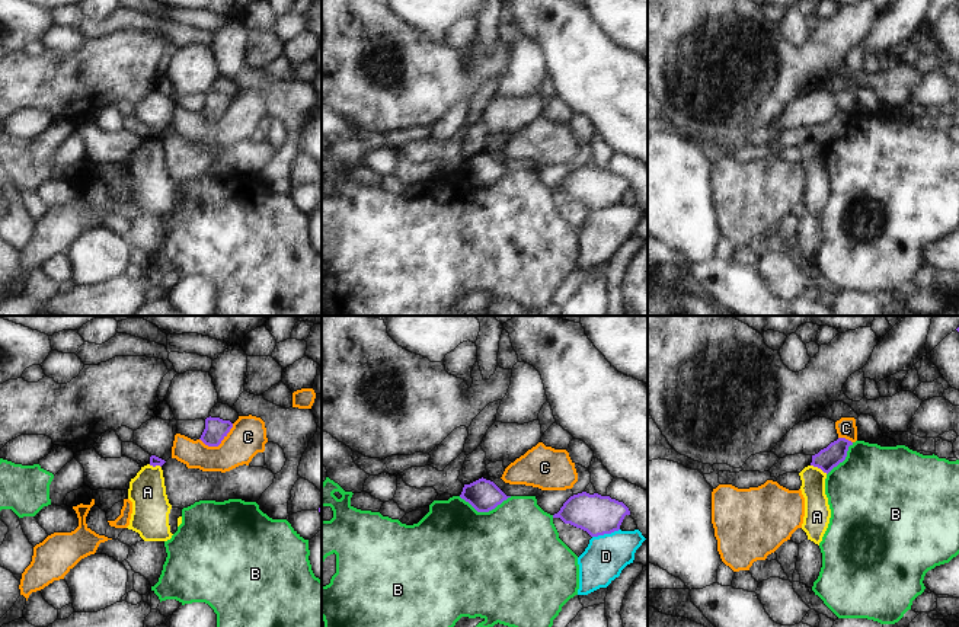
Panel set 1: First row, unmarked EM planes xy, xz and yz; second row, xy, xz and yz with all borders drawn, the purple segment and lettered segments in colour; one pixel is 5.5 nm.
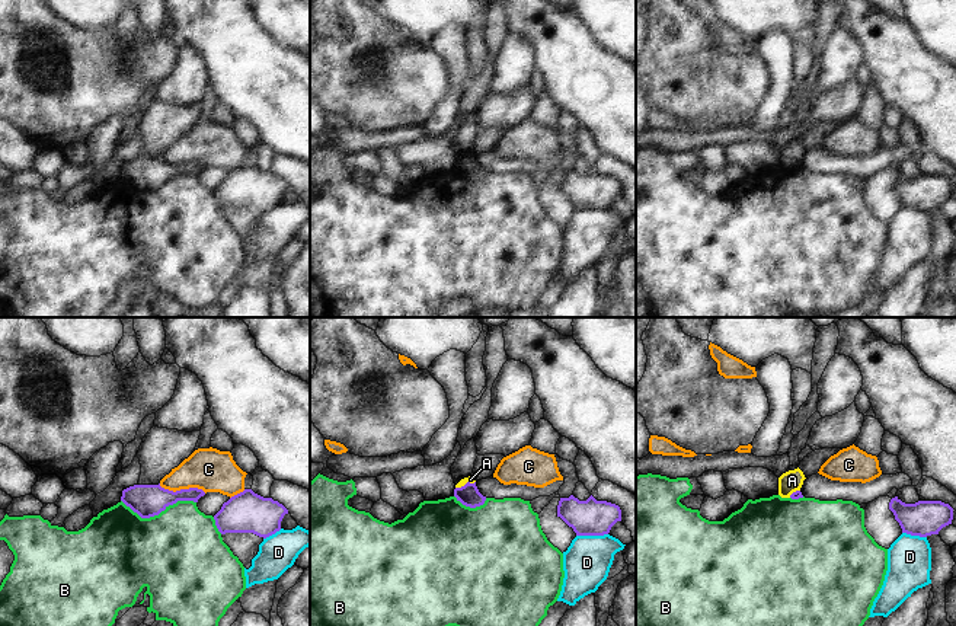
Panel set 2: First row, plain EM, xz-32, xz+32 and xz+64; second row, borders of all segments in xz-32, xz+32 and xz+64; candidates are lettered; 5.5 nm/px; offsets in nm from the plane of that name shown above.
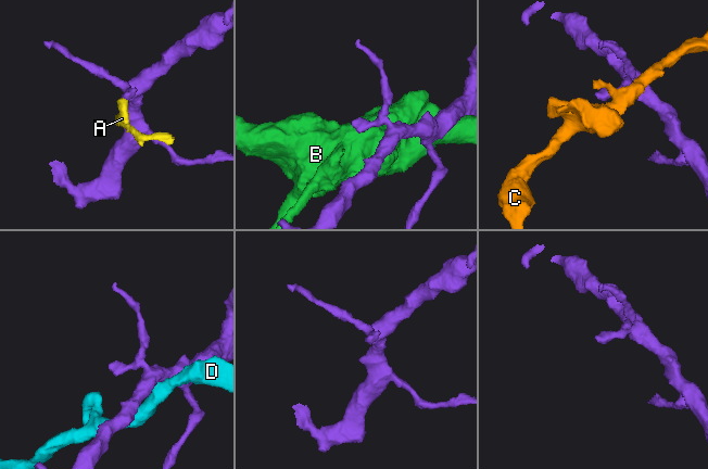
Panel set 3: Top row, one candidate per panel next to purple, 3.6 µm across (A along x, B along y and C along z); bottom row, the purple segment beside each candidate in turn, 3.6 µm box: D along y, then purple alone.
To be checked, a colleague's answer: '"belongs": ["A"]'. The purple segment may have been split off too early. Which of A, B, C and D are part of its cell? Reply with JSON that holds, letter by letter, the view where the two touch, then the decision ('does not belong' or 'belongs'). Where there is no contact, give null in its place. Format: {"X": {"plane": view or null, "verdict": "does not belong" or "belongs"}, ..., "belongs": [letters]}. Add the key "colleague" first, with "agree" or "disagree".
{"colleague": "disagree", "A": {"plane": "yz", "verdict": "does not belong"}, "B": {"plane": "xz", "verdict": "does not belong"}, "C": {"plane": "xy", "verdict": "does not belong"}, "D": {"plane": "xz", "verdict": "does not belong"}, "belongs": []}

